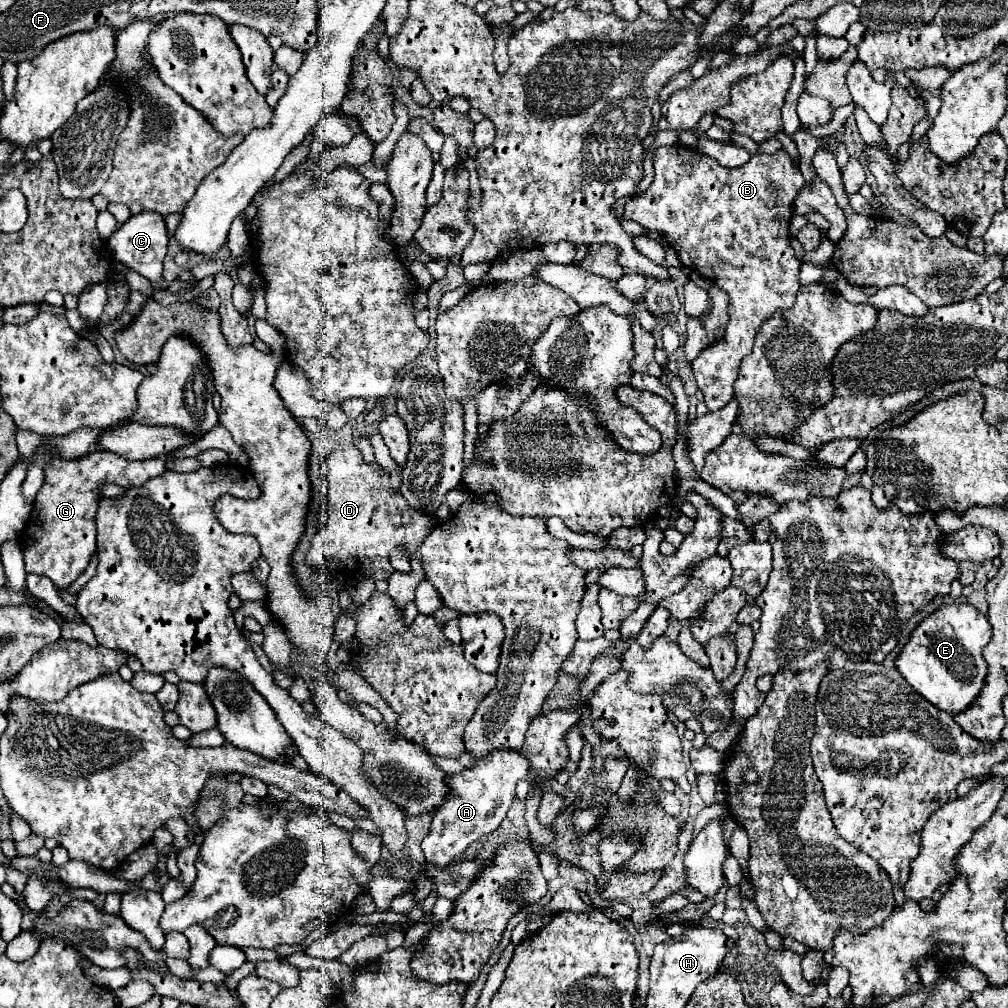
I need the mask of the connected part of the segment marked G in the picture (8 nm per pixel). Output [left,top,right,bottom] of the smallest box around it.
[22,452,164,588]

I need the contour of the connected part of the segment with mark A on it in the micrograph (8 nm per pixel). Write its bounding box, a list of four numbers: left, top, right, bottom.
[422,750,528,868]

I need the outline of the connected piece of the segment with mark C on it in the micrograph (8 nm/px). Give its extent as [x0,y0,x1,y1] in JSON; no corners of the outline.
[108,212,168,282]

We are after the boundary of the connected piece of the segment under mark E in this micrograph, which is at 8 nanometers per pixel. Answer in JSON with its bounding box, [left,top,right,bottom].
[896,606,992,714]

